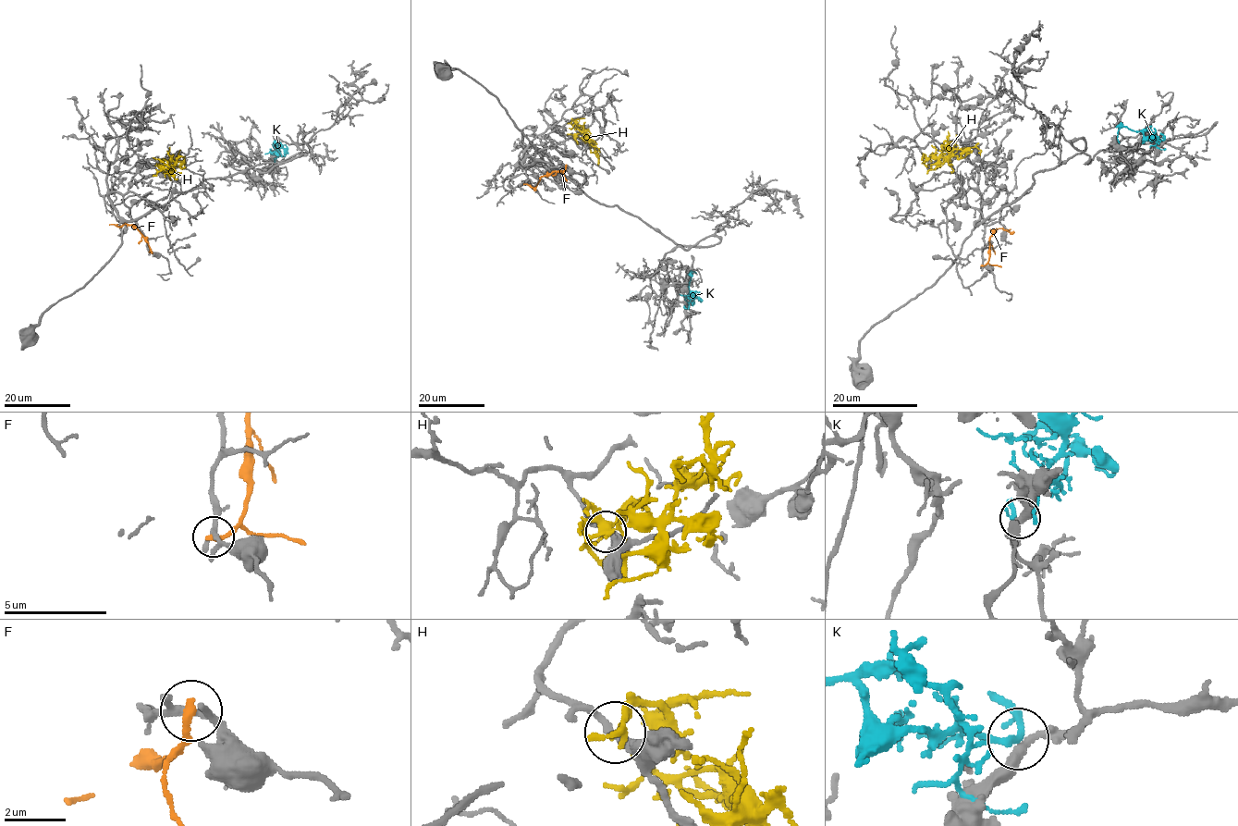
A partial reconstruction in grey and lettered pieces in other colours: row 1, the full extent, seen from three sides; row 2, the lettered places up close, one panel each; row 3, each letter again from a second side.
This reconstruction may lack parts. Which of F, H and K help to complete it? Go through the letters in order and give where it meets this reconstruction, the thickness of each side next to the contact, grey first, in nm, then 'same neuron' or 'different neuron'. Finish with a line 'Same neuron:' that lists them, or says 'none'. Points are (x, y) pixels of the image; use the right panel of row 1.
F: meets grey at (982, 265); 200 nm thick on the grey side, 280 nm on the other; different neuron
H: meets grey at (927, 159); 260 nm thick on the grey side, 150 nm on the other; different neuron
K: meets grey at (1164, 140); 300 nm thick on the grey side, 170 nm on the other; different neuron
Same neuron: none

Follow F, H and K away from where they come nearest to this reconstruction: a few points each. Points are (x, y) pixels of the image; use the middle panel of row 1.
F: (566, 166), (563, 171), (553, 171), (541, 178), (533, 188), (523, 184)
H: (569, 122), (574, 119), (575, 127), (582, 130), (594, 147), (598, 164)
K: (686, 308), (690, 302), (692, 271), (696, 272)

